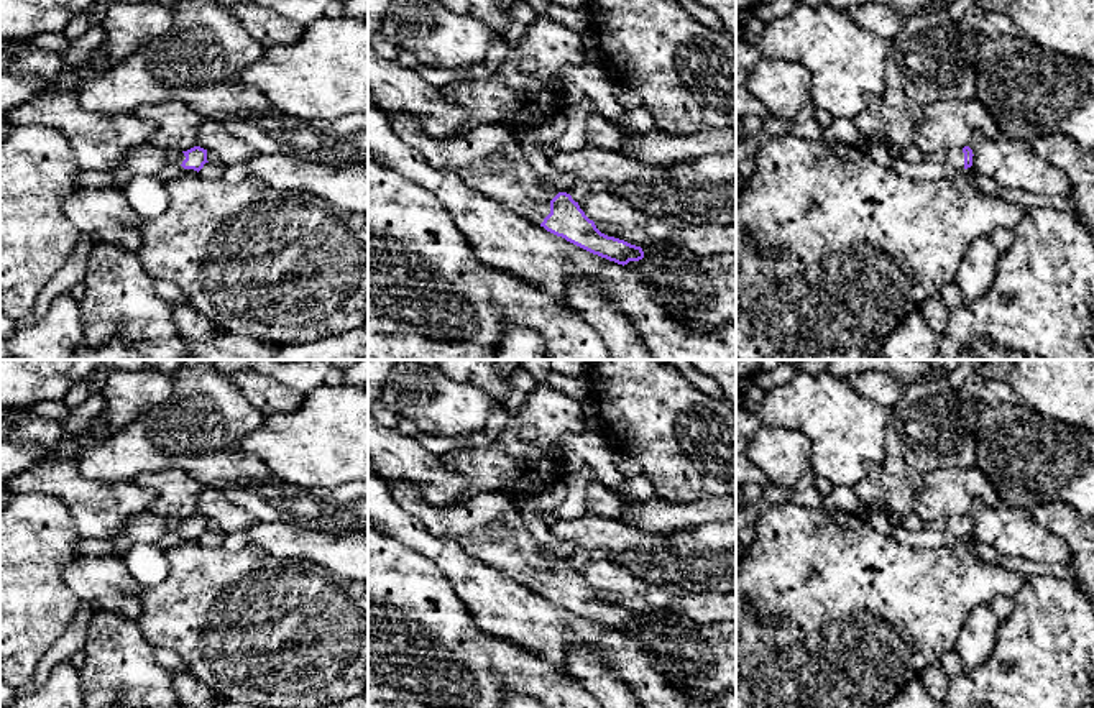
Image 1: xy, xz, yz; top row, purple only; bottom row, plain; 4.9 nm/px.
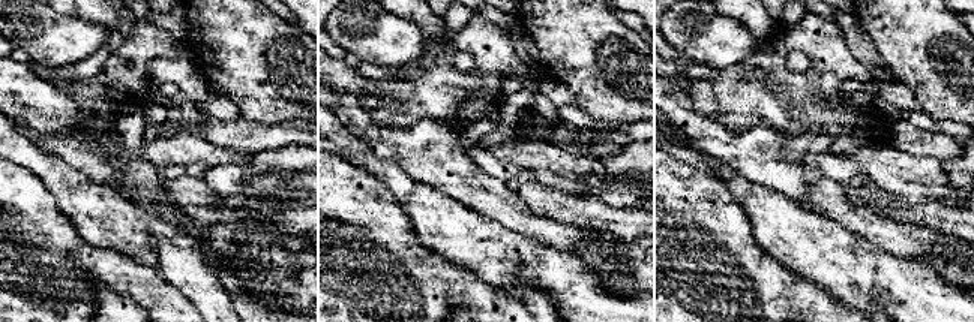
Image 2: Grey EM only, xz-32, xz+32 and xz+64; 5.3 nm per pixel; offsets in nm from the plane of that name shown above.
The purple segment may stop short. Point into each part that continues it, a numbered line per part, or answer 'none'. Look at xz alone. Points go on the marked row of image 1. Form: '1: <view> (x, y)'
1: xz (490, 160)

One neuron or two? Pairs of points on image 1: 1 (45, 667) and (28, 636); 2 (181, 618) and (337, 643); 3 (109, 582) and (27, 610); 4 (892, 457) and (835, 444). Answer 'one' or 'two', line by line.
1: two
2: one
3: two
4: two

